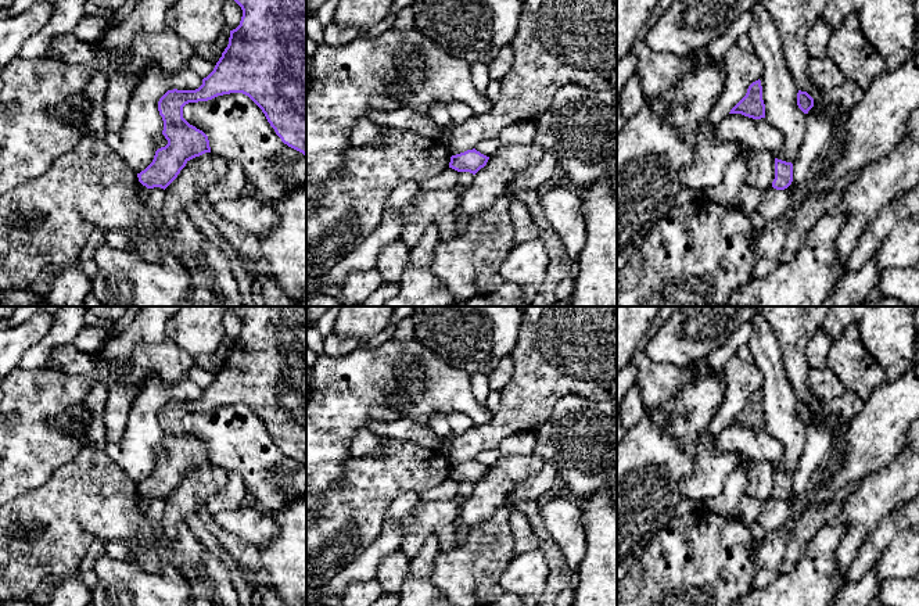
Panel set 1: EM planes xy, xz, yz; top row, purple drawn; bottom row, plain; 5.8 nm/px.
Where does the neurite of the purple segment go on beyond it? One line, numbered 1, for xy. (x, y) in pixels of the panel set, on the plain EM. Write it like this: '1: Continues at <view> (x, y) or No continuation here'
1: No continuation here

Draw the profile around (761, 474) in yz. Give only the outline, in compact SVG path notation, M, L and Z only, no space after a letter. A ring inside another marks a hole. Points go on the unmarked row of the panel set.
M743 453L742 463L749 466L749 481L744 494L764 502L771 499L775 490L775 466L767 460L747 458Z

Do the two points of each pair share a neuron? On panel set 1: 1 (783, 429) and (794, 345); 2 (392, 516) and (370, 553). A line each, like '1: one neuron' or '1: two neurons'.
1: two neurons
2: one neuron

